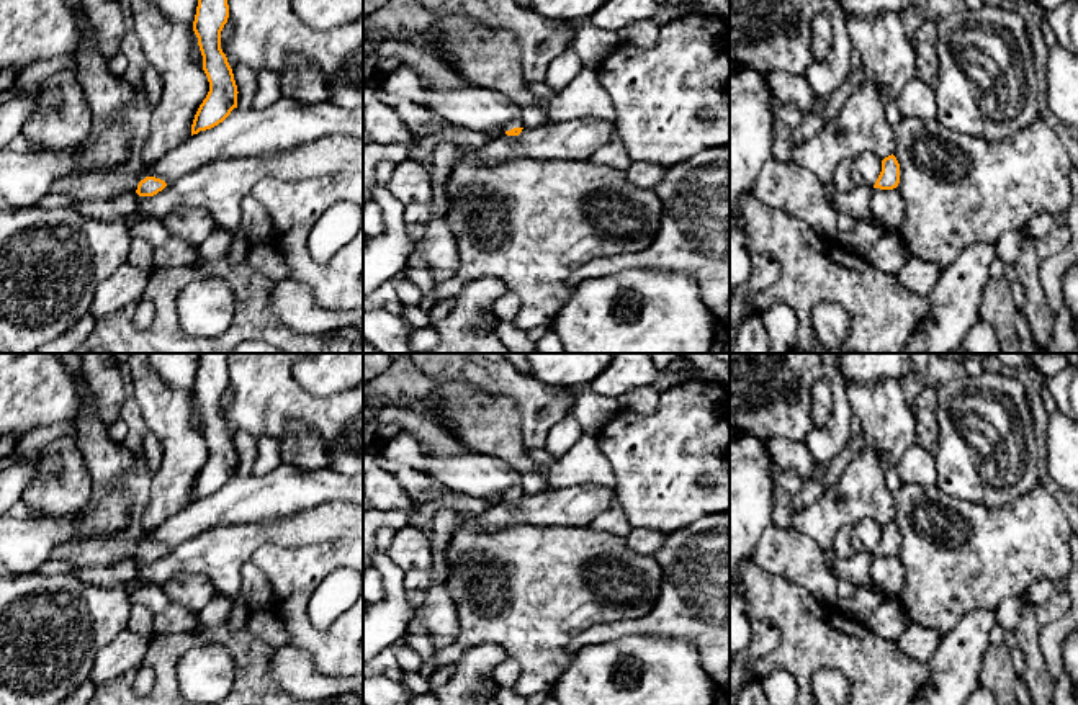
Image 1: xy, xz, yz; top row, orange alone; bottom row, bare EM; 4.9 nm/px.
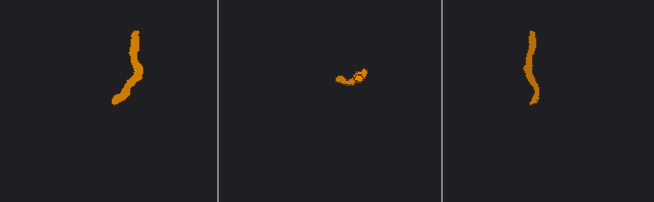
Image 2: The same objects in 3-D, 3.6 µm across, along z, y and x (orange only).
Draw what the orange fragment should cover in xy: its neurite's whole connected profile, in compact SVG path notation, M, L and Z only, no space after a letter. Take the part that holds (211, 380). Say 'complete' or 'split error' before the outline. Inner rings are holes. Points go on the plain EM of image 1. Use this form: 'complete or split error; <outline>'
complete; M200 353L193 397L203 422L209 458L195 481L191 502L218 492L237 474L237 451L221 415L221 397L227 384L227 353Z

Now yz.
complete; M892 520L882 527L882 538L874 551L874 555L880 556L893 556L900 550L900 530L896 523Z

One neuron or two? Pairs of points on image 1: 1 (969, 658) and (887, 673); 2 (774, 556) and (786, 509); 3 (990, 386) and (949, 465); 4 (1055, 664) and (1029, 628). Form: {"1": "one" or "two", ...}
{"1": "two", "2": "two", "3": "one", "4": "two"}

